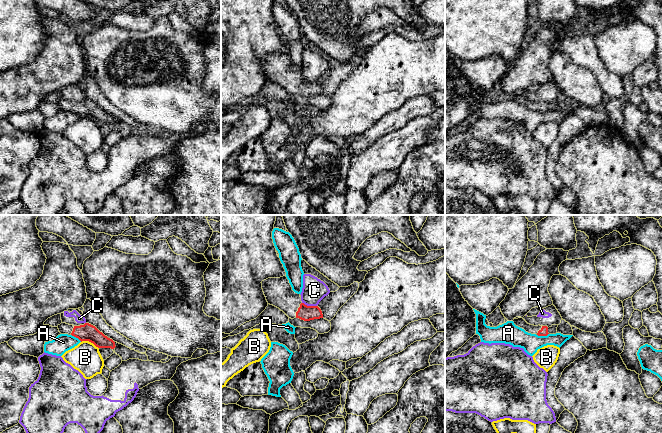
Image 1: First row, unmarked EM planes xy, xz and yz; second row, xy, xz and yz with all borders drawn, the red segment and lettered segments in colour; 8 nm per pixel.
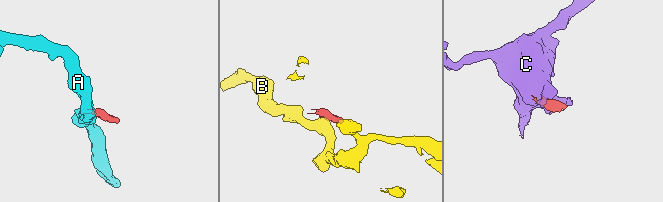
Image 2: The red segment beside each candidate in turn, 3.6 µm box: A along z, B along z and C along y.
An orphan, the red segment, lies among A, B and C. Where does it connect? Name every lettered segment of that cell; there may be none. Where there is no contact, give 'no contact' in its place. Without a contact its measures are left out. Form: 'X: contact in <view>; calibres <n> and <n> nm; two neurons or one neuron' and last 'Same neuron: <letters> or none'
A: contact in yz; calibres 60 and 160 nm; two neurons
B: contact in xy; calibres 140 and 240 nm; two neurons
C: contact in xz; calibres 120 and 190 nm; two neurons
Same neuron: none

